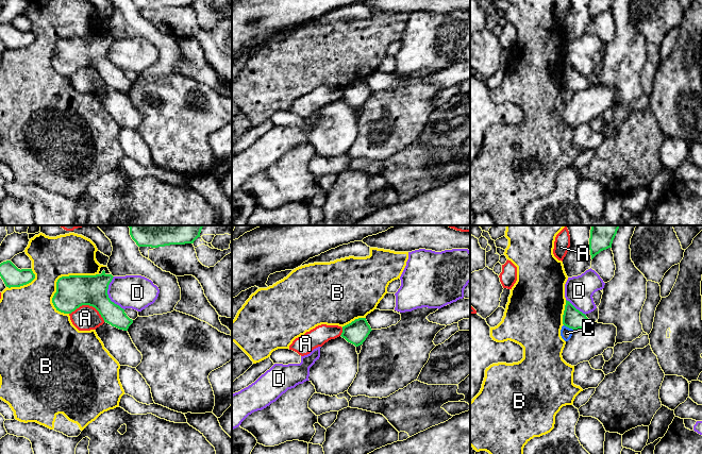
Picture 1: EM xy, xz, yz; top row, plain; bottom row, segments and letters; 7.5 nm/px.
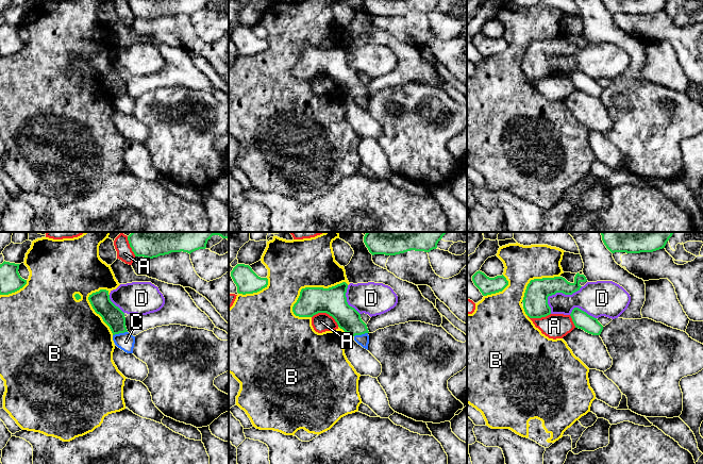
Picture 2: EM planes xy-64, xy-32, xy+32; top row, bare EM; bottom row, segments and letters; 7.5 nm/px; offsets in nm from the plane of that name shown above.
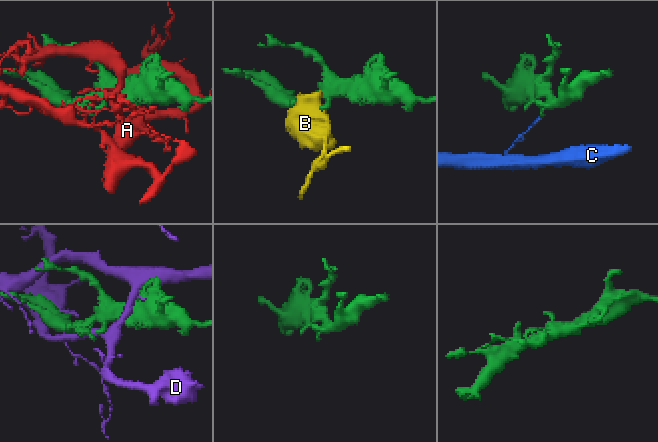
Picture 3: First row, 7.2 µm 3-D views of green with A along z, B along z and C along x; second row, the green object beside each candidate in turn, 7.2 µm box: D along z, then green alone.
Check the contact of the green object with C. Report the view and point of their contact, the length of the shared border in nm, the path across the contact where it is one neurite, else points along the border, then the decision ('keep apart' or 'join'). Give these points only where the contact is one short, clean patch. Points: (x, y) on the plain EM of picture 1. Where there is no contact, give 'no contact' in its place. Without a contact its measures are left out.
meets green in yz at (569, 89); contact 90 nm long; border along yz (564, 86), (573, 91); keep apart

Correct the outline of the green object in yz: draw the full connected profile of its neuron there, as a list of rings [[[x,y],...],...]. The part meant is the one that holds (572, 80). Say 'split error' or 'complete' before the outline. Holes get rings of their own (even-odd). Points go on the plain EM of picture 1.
complete | [[[566,62],[565,72],[563,77],[563,86],[572,91],[586,89],[590,82],[585,75],[576,71],[569,63]]]

